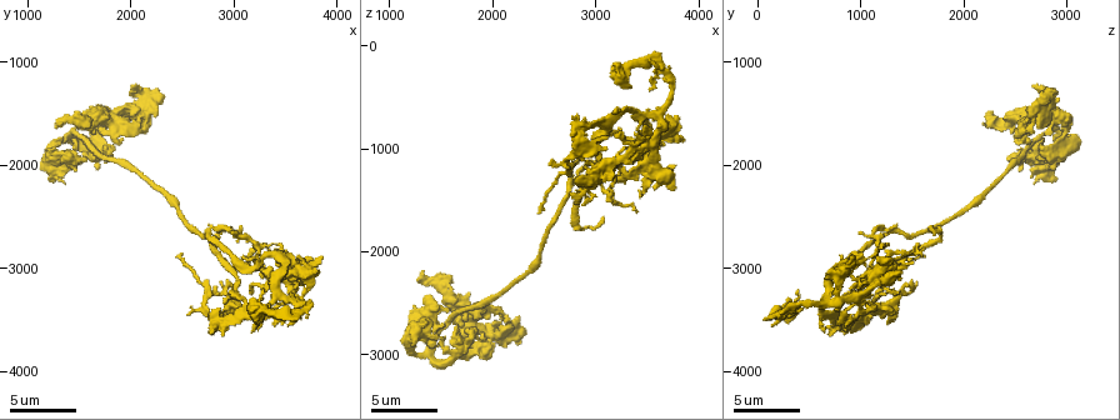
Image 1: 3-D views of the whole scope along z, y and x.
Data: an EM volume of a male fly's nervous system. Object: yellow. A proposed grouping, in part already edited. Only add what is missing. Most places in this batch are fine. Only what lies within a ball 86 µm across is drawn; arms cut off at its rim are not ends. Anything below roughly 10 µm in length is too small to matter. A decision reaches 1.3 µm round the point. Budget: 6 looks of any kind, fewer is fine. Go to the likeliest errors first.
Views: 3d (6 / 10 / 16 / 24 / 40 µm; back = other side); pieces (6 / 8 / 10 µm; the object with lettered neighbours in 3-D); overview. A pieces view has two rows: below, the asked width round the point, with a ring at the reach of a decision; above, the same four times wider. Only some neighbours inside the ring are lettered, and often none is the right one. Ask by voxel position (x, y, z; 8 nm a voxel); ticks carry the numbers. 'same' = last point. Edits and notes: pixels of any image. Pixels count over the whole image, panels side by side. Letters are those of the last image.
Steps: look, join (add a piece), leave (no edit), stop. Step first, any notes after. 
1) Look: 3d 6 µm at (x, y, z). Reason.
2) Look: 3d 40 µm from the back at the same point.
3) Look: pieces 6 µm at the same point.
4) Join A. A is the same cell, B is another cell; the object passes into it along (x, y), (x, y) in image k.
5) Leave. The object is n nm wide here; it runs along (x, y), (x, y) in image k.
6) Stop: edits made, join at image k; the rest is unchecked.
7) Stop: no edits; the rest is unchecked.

Look: 3d 10 µm at (3060, 2600, 1660). Branch stops here.

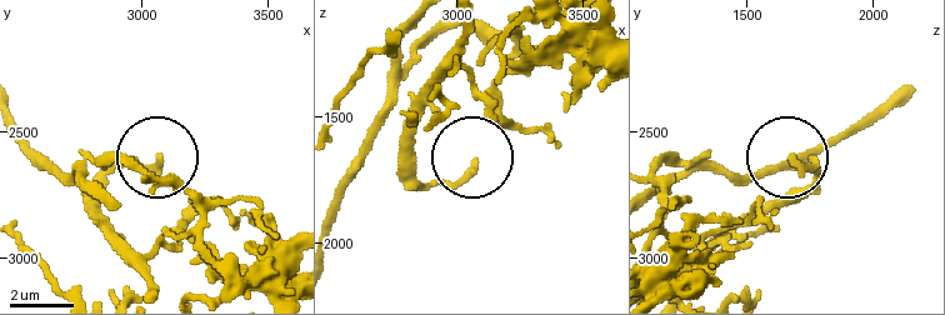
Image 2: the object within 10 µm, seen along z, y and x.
Look: pieces 6 µm at (3070, 2610, 1680).

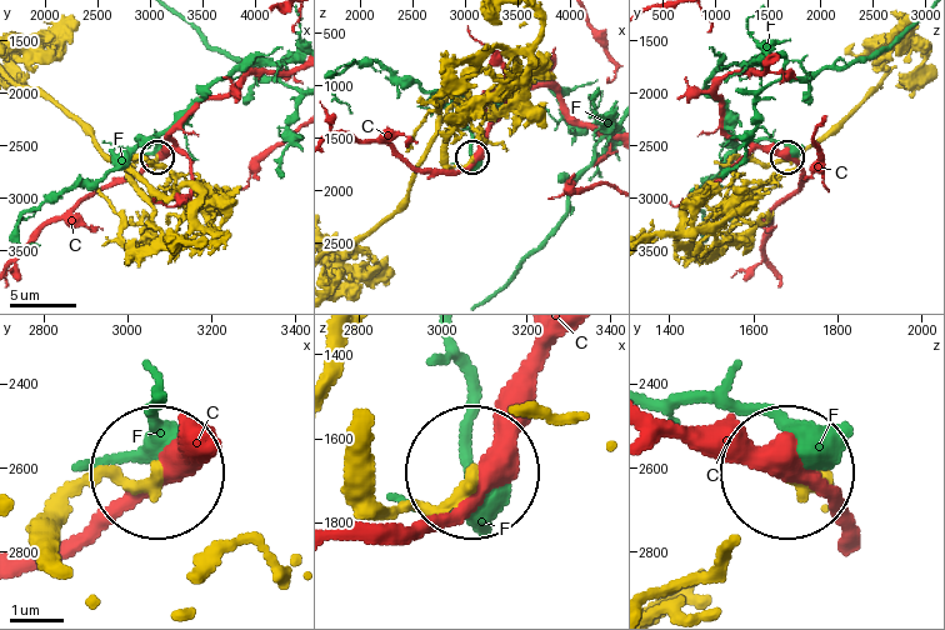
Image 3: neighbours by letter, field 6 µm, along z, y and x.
Leave. The object is 230 nm wide here; C and F are other cells; it runs along (364, 473), (404, 513), (466, 478) in image 3; no lettered piece goes on from it.

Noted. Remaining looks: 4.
Look: 3d 10 µm at (2460, 2860, 1600). Free end.

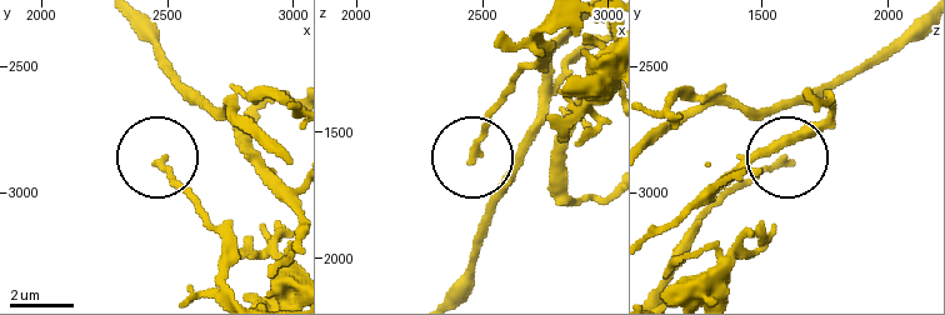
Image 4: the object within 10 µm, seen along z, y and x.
Look: pieces 8 µm at (2470, 2870, 1590).

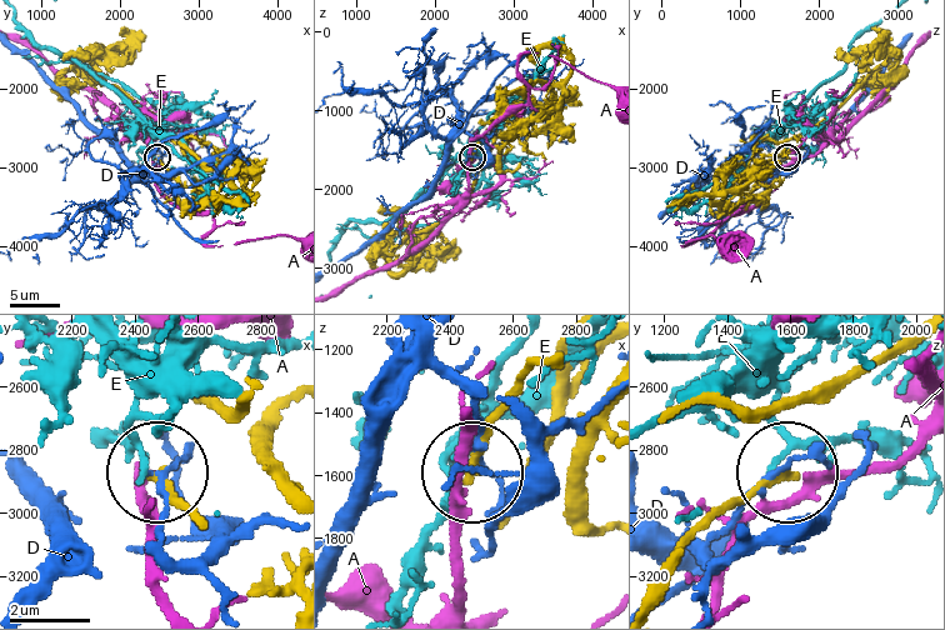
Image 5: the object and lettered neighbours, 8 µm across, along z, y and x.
Leave. A, D and E are other cells; it runs along (675, 561), (783, 474) in image 5; no lettered piece goes on from it.

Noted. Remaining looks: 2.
Look: pieces 6 µm at (3180, 3620, 620). Free end.

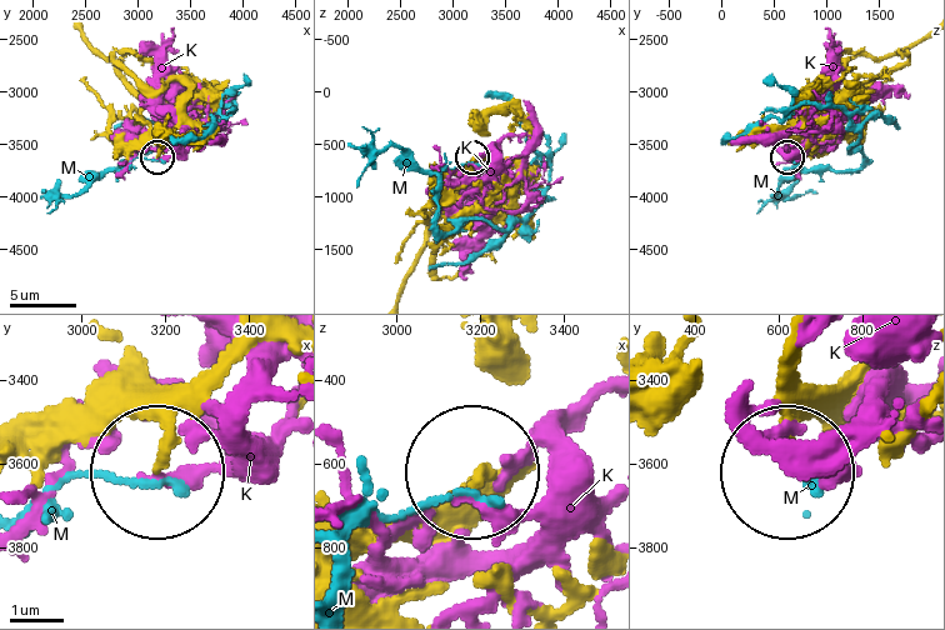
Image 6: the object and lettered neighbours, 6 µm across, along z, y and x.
Leave. K and M are other cells; it runs along (235, 343), (168, 459) in image 6; none of them fits.

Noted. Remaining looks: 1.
Stop: no edits; the rest is unchecked.

